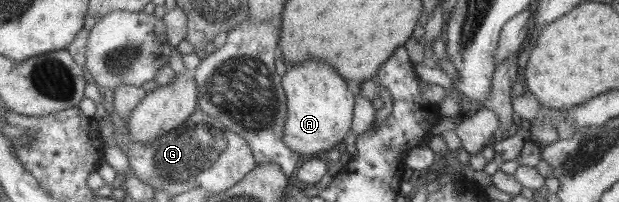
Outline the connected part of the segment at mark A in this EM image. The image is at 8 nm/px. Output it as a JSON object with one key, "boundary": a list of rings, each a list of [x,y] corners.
{"boundary":[[[313,62],[287,68],[281,77],[286,98],[286,119],[283,123],[283,144],[301,156],[328,151],[350,132],[354,94],[329,66]]]}

